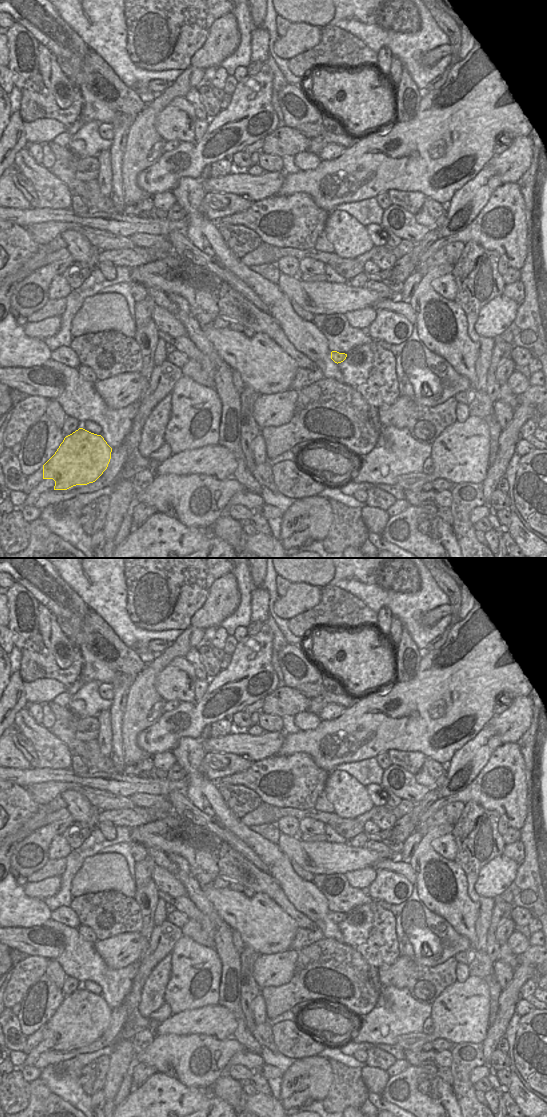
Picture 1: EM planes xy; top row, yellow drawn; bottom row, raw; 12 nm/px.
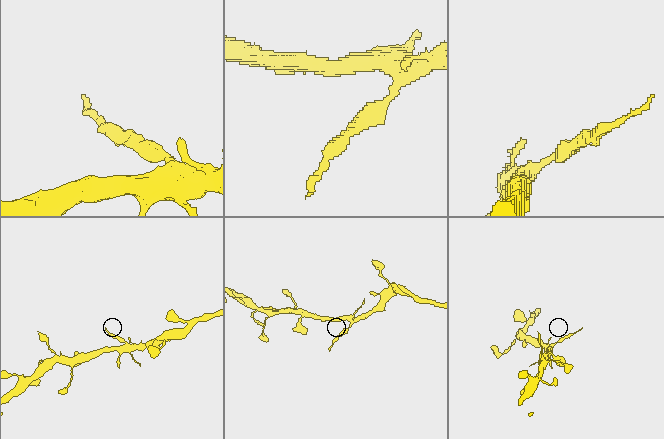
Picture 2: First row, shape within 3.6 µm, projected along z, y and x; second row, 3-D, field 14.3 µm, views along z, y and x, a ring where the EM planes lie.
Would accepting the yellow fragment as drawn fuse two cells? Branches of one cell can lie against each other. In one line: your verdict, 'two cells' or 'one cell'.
two cells

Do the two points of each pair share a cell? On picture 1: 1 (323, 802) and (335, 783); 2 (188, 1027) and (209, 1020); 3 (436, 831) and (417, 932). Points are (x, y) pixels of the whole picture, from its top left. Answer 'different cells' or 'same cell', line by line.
1: different cells
2: same cell
3: different cells

